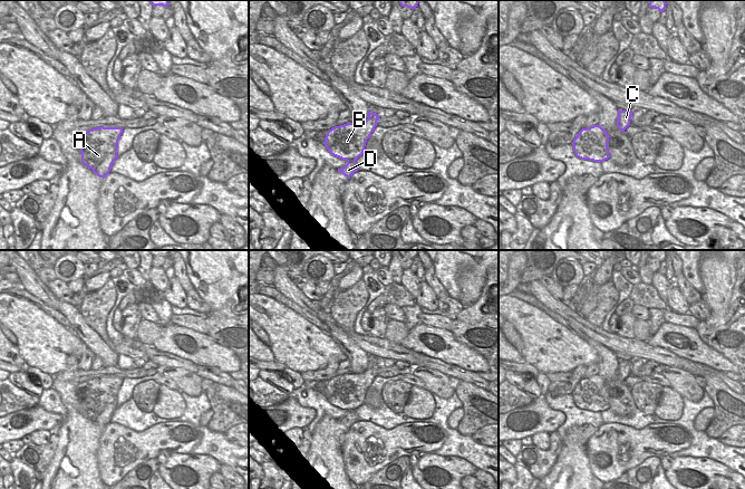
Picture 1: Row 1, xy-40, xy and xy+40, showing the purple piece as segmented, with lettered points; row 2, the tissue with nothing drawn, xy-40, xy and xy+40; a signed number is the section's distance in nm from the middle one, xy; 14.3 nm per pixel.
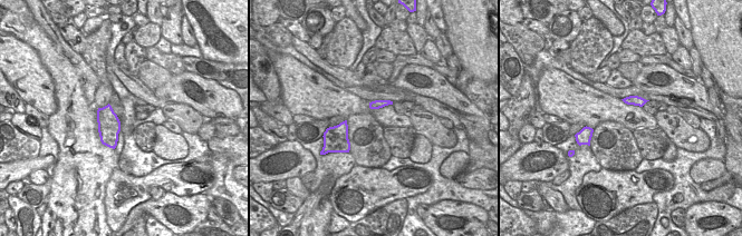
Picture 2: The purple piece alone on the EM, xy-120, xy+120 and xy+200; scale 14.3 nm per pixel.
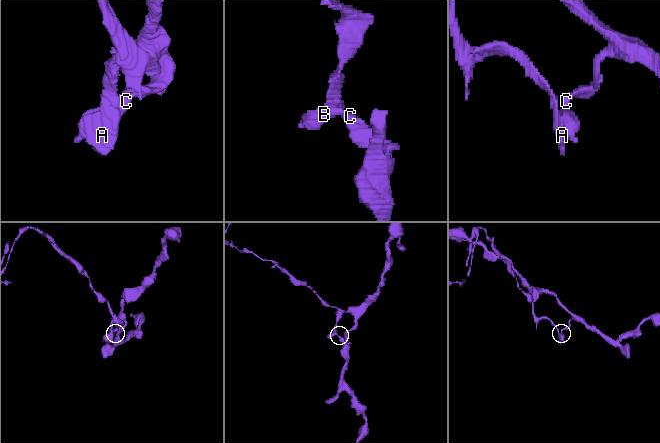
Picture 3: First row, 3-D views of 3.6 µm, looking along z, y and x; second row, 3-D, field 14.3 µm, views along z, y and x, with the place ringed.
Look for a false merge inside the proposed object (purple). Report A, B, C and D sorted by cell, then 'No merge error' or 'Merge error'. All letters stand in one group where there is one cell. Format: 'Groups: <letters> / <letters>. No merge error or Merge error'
Groups: A B D / C. Merge error

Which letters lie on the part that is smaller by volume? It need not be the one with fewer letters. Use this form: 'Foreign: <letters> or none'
Foreign: A, B, D

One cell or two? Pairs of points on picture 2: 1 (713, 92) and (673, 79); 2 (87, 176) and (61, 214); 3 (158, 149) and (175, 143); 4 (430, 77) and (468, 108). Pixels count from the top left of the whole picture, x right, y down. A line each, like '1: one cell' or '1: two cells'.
1: two cells
2: one cell
3: one cell
4: one cell

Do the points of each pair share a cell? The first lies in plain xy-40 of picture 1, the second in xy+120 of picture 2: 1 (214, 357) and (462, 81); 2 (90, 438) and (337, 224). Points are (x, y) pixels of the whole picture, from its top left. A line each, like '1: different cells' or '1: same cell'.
1: different cells
2: different cells

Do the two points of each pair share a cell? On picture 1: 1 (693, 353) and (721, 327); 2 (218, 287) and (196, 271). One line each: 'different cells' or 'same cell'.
1: different cells
2: same cell

